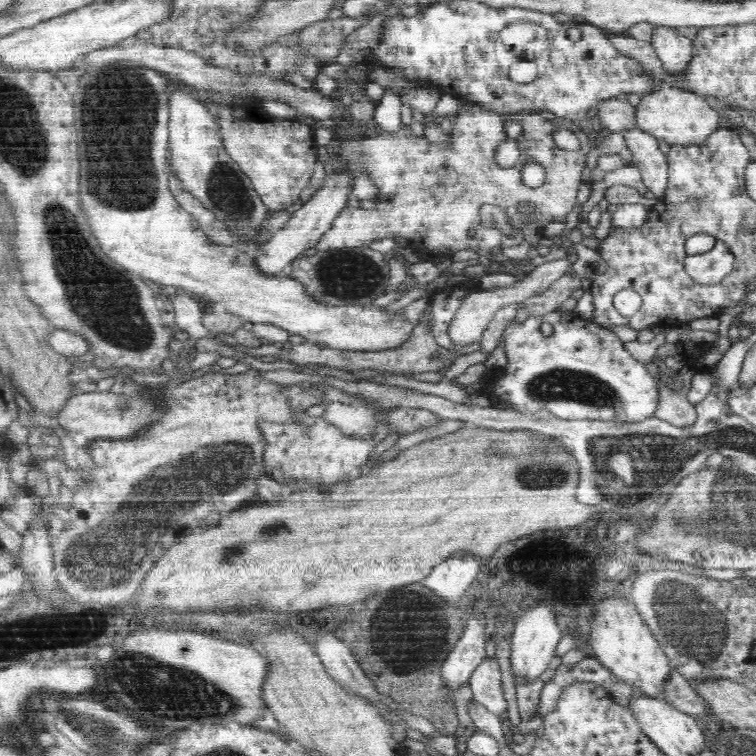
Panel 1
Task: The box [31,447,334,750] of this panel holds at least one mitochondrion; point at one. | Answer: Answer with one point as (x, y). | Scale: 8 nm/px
(163, 692)

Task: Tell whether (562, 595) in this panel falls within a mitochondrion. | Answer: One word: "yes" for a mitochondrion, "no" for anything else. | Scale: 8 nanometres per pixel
yes

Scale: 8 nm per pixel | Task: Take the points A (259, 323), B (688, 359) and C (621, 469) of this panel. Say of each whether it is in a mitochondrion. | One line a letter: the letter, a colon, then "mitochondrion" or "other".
A: other
B: other
C: mitochondrion

